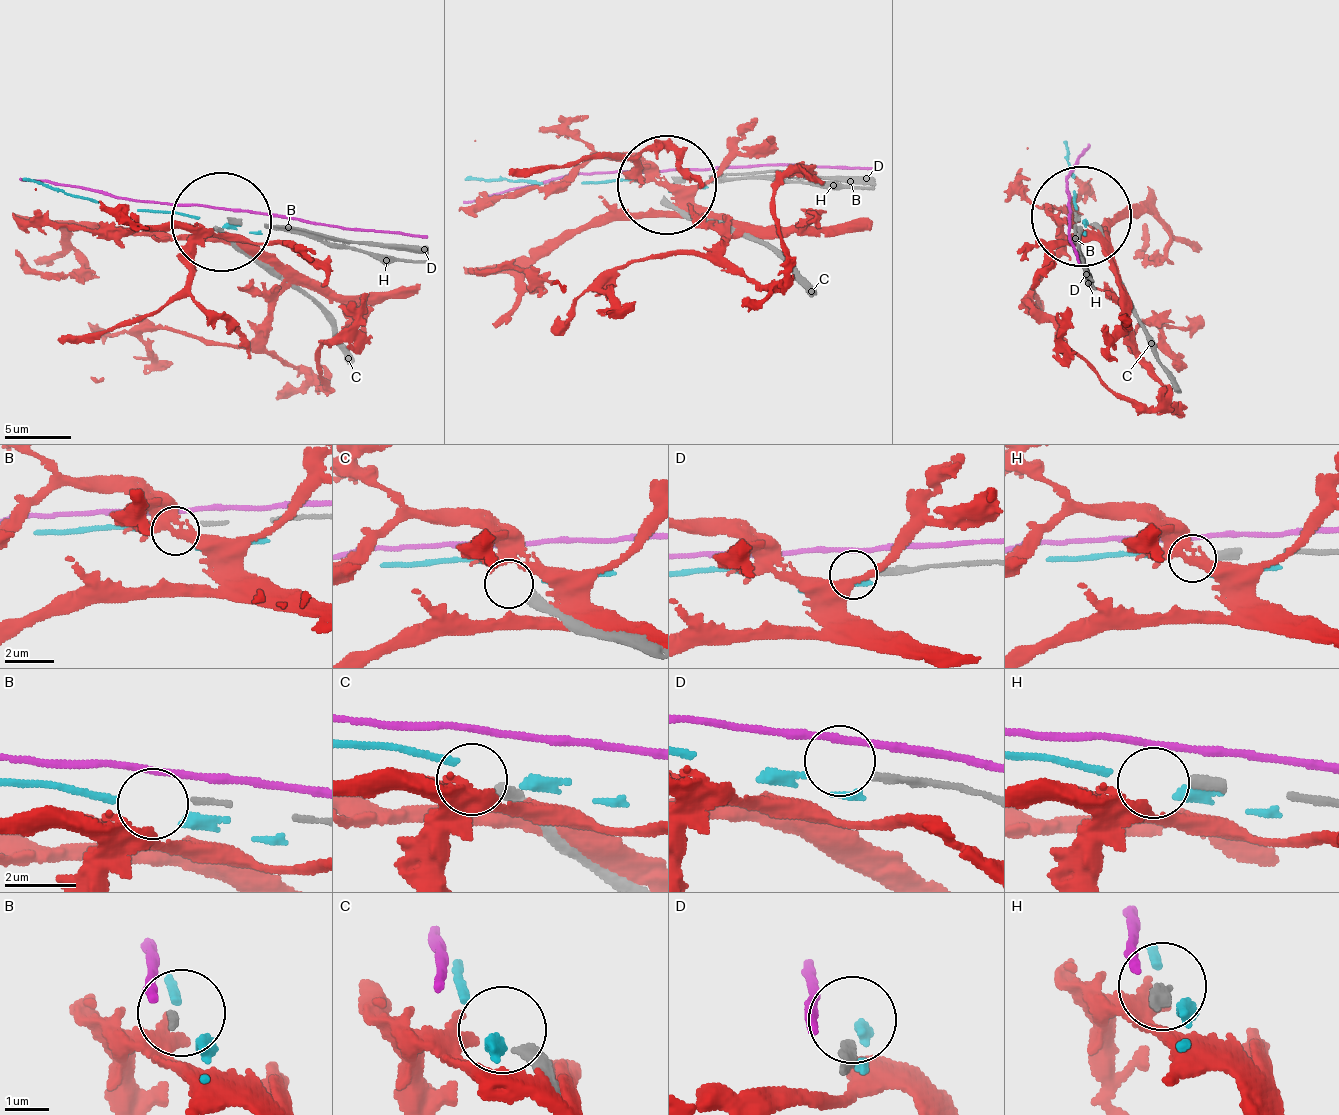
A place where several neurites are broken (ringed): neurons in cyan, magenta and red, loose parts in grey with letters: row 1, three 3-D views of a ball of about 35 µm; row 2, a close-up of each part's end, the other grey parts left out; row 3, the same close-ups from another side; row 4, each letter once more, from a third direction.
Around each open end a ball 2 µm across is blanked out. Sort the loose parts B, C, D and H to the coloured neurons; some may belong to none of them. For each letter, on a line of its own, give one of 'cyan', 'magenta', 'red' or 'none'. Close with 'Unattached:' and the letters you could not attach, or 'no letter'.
B: none
C: none
D: none
H: none
Unattached: B, C, D, H

